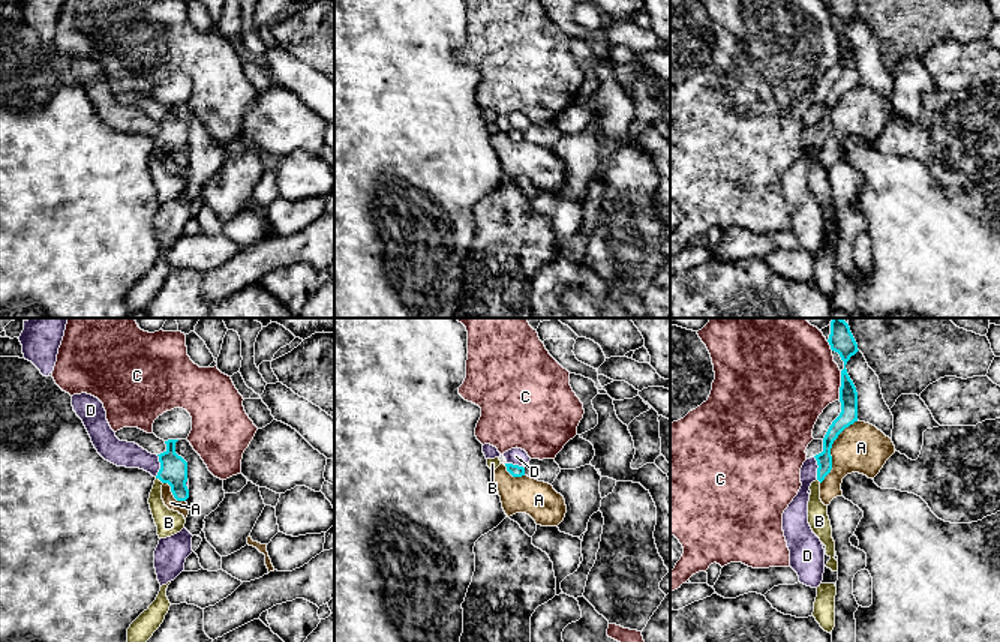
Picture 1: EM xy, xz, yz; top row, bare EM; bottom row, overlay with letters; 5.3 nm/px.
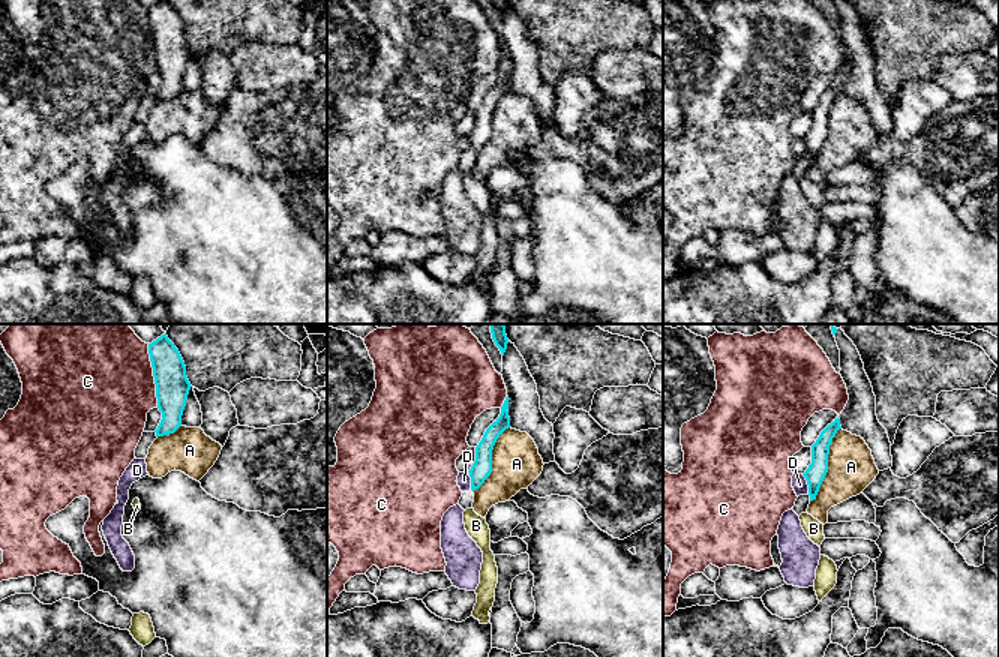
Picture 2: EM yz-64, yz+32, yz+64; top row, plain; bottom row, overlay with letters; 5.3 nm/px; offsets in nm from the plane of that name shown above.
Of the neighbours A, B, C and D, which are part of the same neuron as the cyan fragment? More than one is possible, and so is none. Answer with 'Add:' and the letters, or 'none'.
Add: B

